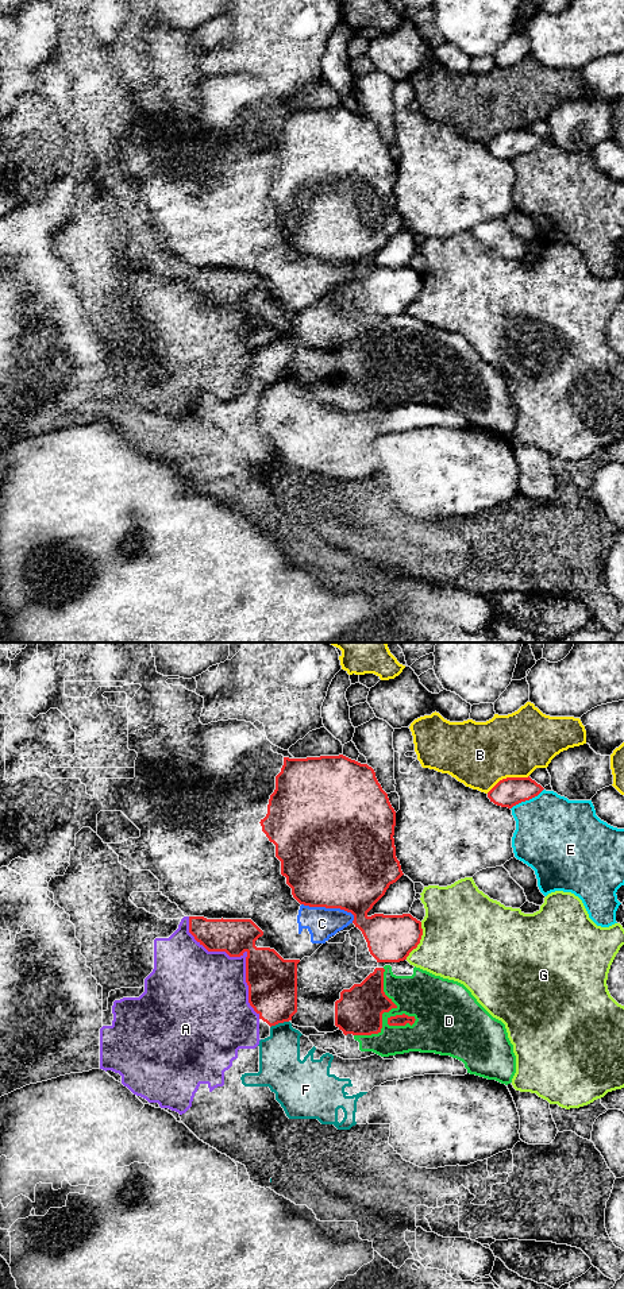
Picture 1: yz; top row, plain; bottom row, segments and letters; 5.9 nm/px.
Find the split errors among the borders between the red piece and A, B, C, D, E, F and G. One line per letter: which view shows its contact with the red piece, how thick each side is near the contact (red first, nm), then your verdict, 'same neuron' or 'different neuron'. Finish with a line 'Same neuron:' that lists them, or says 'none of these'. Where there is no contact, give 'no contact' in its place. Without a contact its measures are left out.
A: meets red in yz; 300 nm thick on the red side, 400 nm on the other; different neuron
B: meets red in yz; 170 nm thick on the red side, 380 nm on the other; different neuron
C: meets red in yz; 500 nm thick on the red side, 190 nm on the other; different neuron
D: meets red in yz; 280 nm thick on the red side, 280 nm on the other; different neuron
E: meets red in yz; 170 nm thick on the red side, 440 nm on the other; different neuron
F: meets red in yz; 300 nm thick on the red side, 240 nm on the other; different neuron
G: meets red in yz; 280 nm thick on the red side, 480 nm on the other; different neuron
Same neuron: none of these

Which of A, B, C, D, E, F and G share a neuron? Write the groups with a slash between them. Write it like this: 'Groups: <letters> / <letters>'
Groups: A F / B / C / D / E / G

